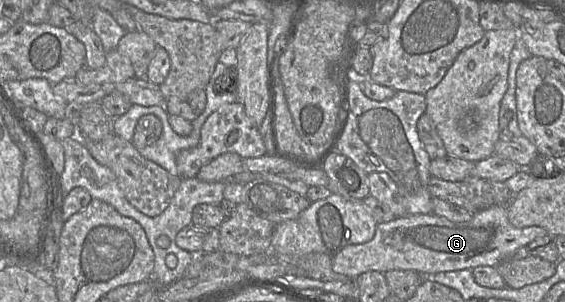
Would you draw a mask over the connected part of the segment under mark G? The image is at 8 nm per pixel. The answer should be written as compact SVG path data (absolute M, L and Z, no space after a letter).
M494 205L473 214L466 222L453 222L435 214L397 217L378 223L372 240L347 245L332 257L332 269L350 279L363 273L391 270L412 270L425 277L436 273L474 269L478 266L497 267L521 247L548 233L539 226L517 228L508 219L507 205Z

